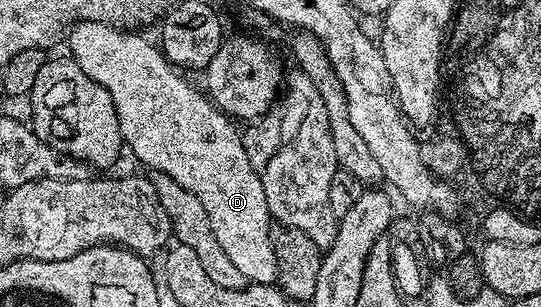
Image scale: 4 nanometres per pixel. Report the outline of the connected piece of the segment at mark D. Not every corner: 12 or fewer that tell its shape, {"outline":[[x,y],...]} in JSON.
{"outline":[[74,23],[124,142],[201,198],[249,283],[276,283],[238,124],[141,33]]}

